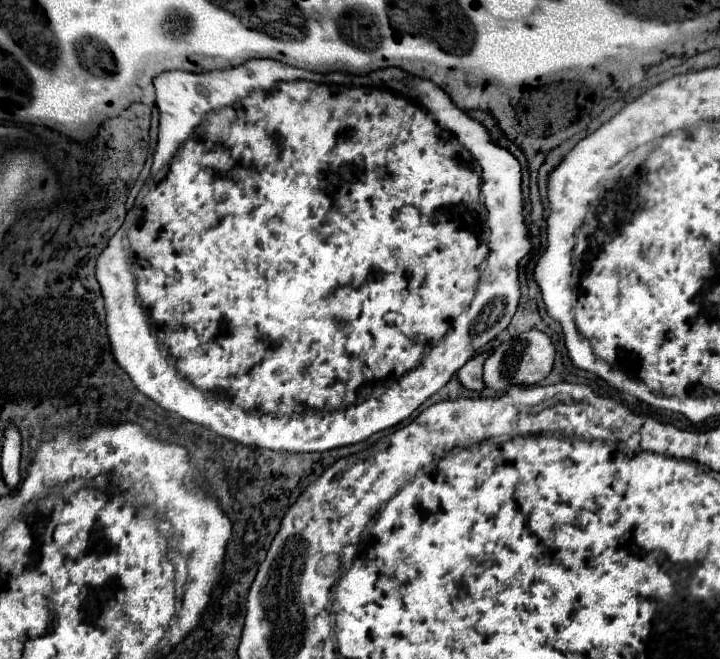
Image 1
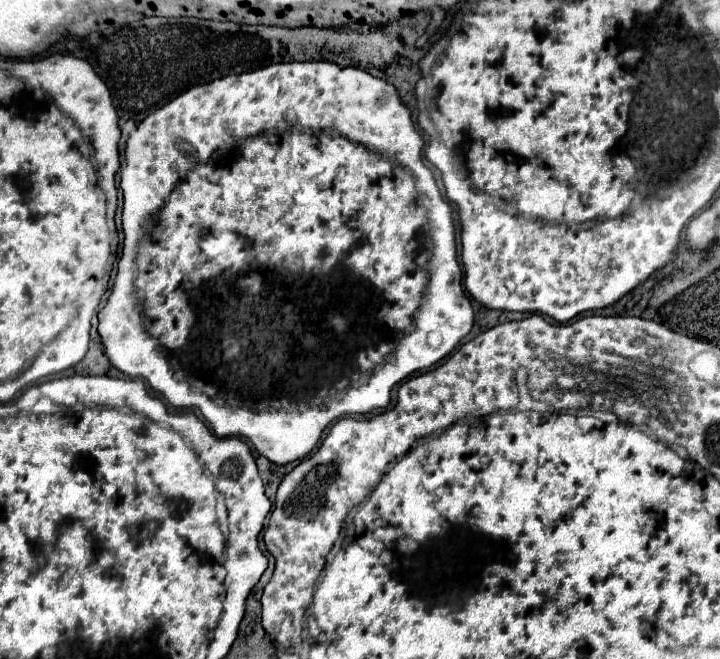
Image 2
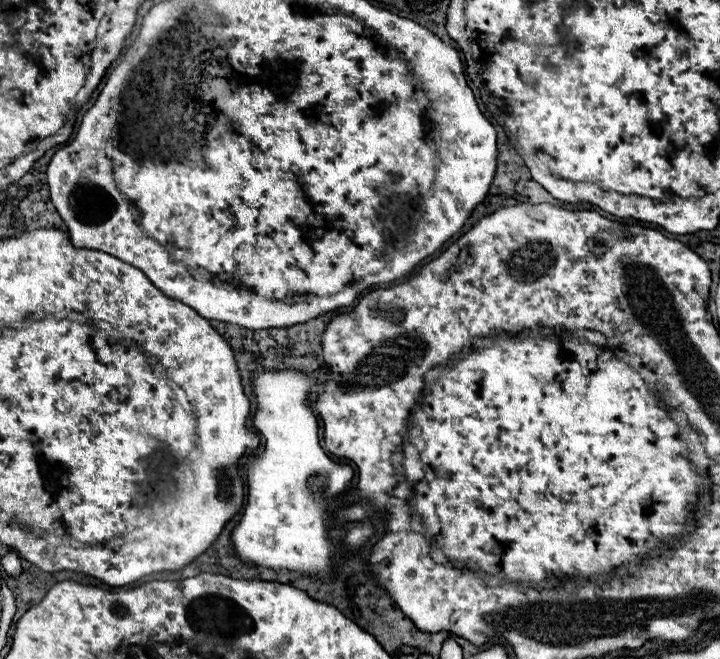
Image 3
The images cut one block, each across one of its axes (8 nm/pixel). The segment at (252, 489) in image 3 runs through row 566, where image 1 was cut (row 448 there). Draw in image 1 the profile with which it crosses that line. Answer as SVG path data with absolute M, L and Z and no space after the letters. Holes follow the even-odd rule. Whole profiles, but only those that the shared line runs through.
M252 58L252 60L248 60L248 64L246 64L246 62L244 62L244 64L240 64L240 66L234 66L234 68L228 68L228 70L214 70L214 72L204 72L204 74L190 74L190 72L178 72L178 70L176 70L176 72L164 72L164 74L160 74L160 76L158 76L158 78L156 78L156 80L154 80L154 88L156 88L156 106L158 106L158 110L160 110L160 132L158 132L158 148L156 148L156 156L154 156L154 164L152 164L152 170L160 170L160 168L162 168L162 166L168 166L168 164L170 164L170 160L172 160L172 158L174 158L174 160L172 160L172 164L170 164L170 166L168 166L168 170L166 170L166 174L162 174L162 176L160 176L160 178L158 178L158 182L156 182L156 188L154 188L154 190L152 190L152 192L150 192L150 194L148 194L148 200L150 200L150 202L148 202L148 204L146 204L146 208L144 208L144 216L142 216L142 220L140 220L140 222L138 222L138 226L136 226L136 228L130 228L130 226L132 226L132 224L136 224L136 210L130 210L130 212L128 212L128 216L126 216L126 220L124 220L124 224L122 224L122 228L120 228L120 230L118 230L118 232L116 232L116 234L114 234L114 236L112 236L112 238L110 238L110 242L108 242L108 246L106 246L106 250L104 250L104 252L102 252L102 254L100 254L100 256L98 256L98 264L96 264L96 280L98 280L98 284L100 284L100 288L102 288L102 296L104 296L104 306L106 306L106 324L108 324L108 336L110 336L110 344L112 344L112 354L114 354L114 358L116 358L116 362L118 362L118 364L120 364L120 368L122 368L122 370L126 370L126 372L128 372L128 376L130 376L130 378L132 378L132 382L134 382L134 386L136 386L136 388L138 388L138 390L140 390L140 392L142 392L142 394L146 394L146 396L148 396L148 398L152 398L152 400L154 400L154 402L156 402L156 404L160 404L160 406L162 406L162 408L164 408L164 410L170 410L170 412L176 412L176 414L180 414L180 416L182 416L182 418L186 418L186 420L190 420L190 422L194 422L194 424L204 424L204 426L208 426L208 428L210 428L210 430L212 430L212 432L216 432L216 434L220 434L220 436L224 436L224 438L230 438L230 440L234 440L234 442L240 442L240 444L246 444L246 446L258 446L258 448L268 448L268 450L286 450L286 452L326 452L326 450L332 450L332 448L340 448L340 446L348 446L348 444L356 444L356 442L362 442L362 440L366 440L366 438L370 438L370 436L372 436L372 434L376 434L376 432L380 432L380 430L386 430L386 428L392 428L392 426L396 426L396 424L400 424L400 422L404 422L404 420L406 420L406 418L410 418L410 414L412 414L412 412L414 412L414 410L416 410L416 408L418 408L418 406L420 406L420 404L422 404L422 402L424 402L424 400L428 400L428 398L430 398L430 396L432 396L432 394L436 394L436 392L438 392L438 390L440 390L440 388L442 388L442 386L444 386L444 384L446 384L446 382L448 382L448 380L450 380L450 378L452 378L452 374L454 374L454 372L458 372L458 370L460 370L460 368L462 368L462 366L464 366L464 364L466 364L466 362L468 362L468 360L470 360L470 358L472 358L472 356L474 356L474 354L476 354L476 350L480 350L480 348L482 348L482 346L484 346L484 344L488 344L488 342L490 342L490 340L494 340L494 338L496 338L496 336L498 336L498 334L500 334L500 332L502 332L502 330L504 330L504 328L506 328L506 326L508 326L508 324L510 324L510 320L512 320L512 316L514 316L514 312L516 312L516 306L518 306L518 298L520 298L520 284L518 284L518 262L520 262L520 258L524 258L524 256L526 256L526 254L528 254L528 252L530 252L530 238L528 238L528 228L526 228L526 224L524 224L524 214L522 214L522 190L520 190L520 182L522 182L522 172L520 172L520 164L518 164L518 160L516 160L516 158L514 158L514 156L512 156L512 154L510 154L510 152L508 152L508 150L506 150L506 148L500 148L500 146L494 146L494 144L492 144L492 142L490 142L490 136L488 136L488 132L486 132L486 128L484 128L484 126L482 126L482 124L480 124L480 122L476 122L476 120L472 120L472 118L470 118L470 116L468 116L468 114L466 114L466 112L462 112L462 110L460 110L460 108L456 108L456 106L454 106L454 104L452 104L452 100L450 100L450 98L448 98L448 94L446 94L446 92L444 92L444 90L442 90L442 88L438 88L438 86L436 86L436 84L434 84L434 82L430 82L430 80L424 80L424 78L418 78L418 80L416 80L416 78L412 78L412 76L408 76L408 74L406 74L406 72L402 72L402 70L400 70L400 68L386 68L386 69L382 69L382 70L376 70L376 72L370 72L370 74L366 74L366 76L352 76L352 74L346 74L346 76L344 76L344 74L340 74L340 72L336 72L336 74L314 74L314 72L308 72L308 70L300 70L300 68L292 68L292 66L286 66L286 64L280 64L280 62L276 62L276 60L258 60L258 58ZM250 62L252 62L252 64L250 64ZM399 76L400 76L400 77L399 77ZM292 80L296 80L296 82L292 82ZM304 80L312 80L312 82L304 82ZM278 82L284 82L284 84L278 84ZM316 82L326 82L326 84L316 84ZM276 84L278 84L278 86L276 86ZM328 84L330 84L330 86L328 86ZM338 84L344 84L344 86L338 86ZM274 86L276 86L276 88L274 88ZM356 86L376 86L376 88L356 88ZM378 86L380 86L380 88L382 88L382 87L383 87L383 88L384 88L384 89L385 89L385 88L386 88L386 89L388 89L388 90L390 90L390 91L391 91L391 92L386 92L386 90L380 90L380 88L378 88ZM270 88L272 88L272 90L270 90ZM252 90L256 90L256 92L252 92ZM264 90L268 90L268 92L264 92ZM393 90L395 90L395 91L397 91L397 92L399 92L399 93L400 93L400 94L410 94L410 96L408 96L408 98L412 98L412 100L408 100L408 98L404 98L404 96L400 96L400 94L394 94L394 92L393 92ZM251 92L252 92L252 94L250 94L250 93L251 93ZM249 94L250 94L250 96L248 96L248 95L249 95ZM244 96L246 96L246 98L244 98ZM242 98L244 98L244 100L242 100ZM240 100L242 100L242 108L240 108L240 106L238 106L238 110L236 110L236 116L234 116L234 118L232 118L232 116L228 116L228 112L230 112L230 110L221 110L221 109L222 109L222 108L224 108L224 107L226 107L226 106L232 106L232 105L233 105L233 104L235 104L235 103L237 103L237 102L239 102L239 101L240 101ZM414 100L418 100L418 102L420 102L420 106L422 106L422 108L418 108L418 104L416 104L416 102L414 102ZM424 108L426 108L426 110L428 110L428 112L426 112L426 110L424 110ZM218 109L219 109L219 110L220 110L220 112L214 112L214 114L210 114L210 116L208 116L208 120L204 120L204 116L206 116L206 114L208 114L208 112L212 112L212 111L216 111L216 110L218 110ZM432 116L434 116L434 118L432 118ZM202 120L204 120L204 124L200 124L200 122L202 122ZM228 122L232 122L232 124L240 124L240 126L238 126L238 130L236 130L236 132L234 132L234 134L232 134L232 136L230 136L230 140L228 140L228 142L224 142L224 140L226 140L226 138L228 138ZM436 122L438 122L438 124L440 124L440 126L438 126L438 124L436 124ZM196 126L198 126L198 128L196 128ZM440 128L444 128L444 130L440 130ZM194 130L196 130L196 132L194 132ZM192 132L194 132L194 134L196 134L196 136L192 136L192 138L190 138L190 134L192 134ZM448 132L452 132L452 134L454 134L454 136L456 136L456 138L458 138L458 140L456 140L456 138L454 138L454 136L452 136L452 142L448 142L448 140L450 140L450 134L448 134ZM458 142L460 142L460 144L462 144L462 146L464 146L464 148L466 148L466 150L468 150L468 152L470 152L470 154L472 154L472 156L474 156L474 158L476 158L476 162L478 162L478 164L480 164L480 168L482 168L482 190L480 190L480 172L478 172L478 170L476 170L476 166L468 166L468 162L464 162L464 160L462 160L462 156L458 156L458 154L460 154L460 152L462 152L462 146L460 146L460 144L458 144ZM178 148L180 148L180 150L178 150ZM176 152L178 152L178 154L176 154ZM174 154L176 154L176 156L174 156ZM514 164L516 164L516 166L514 166ZM512 168L514 168L514 170L512 170ZM346 172L348 172L348 174L346 174ZM480 192L482 192L482 196L484 196L484 206L486 206L486 210L488 210L488 228L490 228L490 256L488 256L488 260L486 260L486 266L484 266L484 270L482 270L482 276L480 276L480 270L478 270L478 268L480 268L480 264L482 264L482 258L486 258L486 246L482 246L482 242L480 242L480 240L478 240L478 236L476 236L476 234L474 234L474 232L472 232L472 220L474 220L474 218L476 218L476 214L474 214L474 212L476 212L476 204L478 204L478 196L480 196ZM128 228L130 228L130 230L128 230ZM126 232L128 232L128 240L130 240L130 244L128 244L128 245L129 245L129 246L128 246L128 248L126 248L126 246L127 246L127 244L124 244L124 236L126 236ZM478 278L480 278L480 282L478 282ZM476 284L478 284L478 290L476 290ZM474 292L476 292L476 296L474 296ZM138 294L140 294L140 298L138 298ZM472 296L474 296L474 300L472 300ZM470 302L472 302L472 304L470 304ZM468 304L470 304L470 308L468 308ZM142 306L144 306L144 308L146 308L146 310L148 310L148 314L150 314L150 322L152 322L152 326L154 326L154 330L156 330L156 334L158 334L158 338L160 338L160 342L162 342L162 344L164 344L164 346L166 346L166 349L165 349L165 348L164 348L164 346L162 346L162 344L160 344L160 342L158 342L158 338L156 338L156 336L154 336L154 334L152 334L152 330L150 330L150 322L148 322L148 316L146 316L146 312L144 312L144 310L142 310ZM466 308L468 308L468 310L466 310ZM464 310L466 310L466 312L464 312ZM460 312L462 312L462 314L460 314ZM456 316L458 316L458 318L456 318ZM454 320L456 320L456 324L454 324ZM452 324L454 324L454 328L452 328L452 330L450 330L450 326L452 326ZM448 330L450 330L450 332L448 332ZM446 332L448 332L448 334L446 334ZM444 334L446 334L446 336L444 336ZM442 336L444 336L444 340L442 340ZM438 340L440 340L440 344L438 344ZM436 344L438 344L438 346L436 346ZM432 346L434 346L434 350L430 350L430 348L432 348ZM166 350L168 350L168 352L170 352L170 354L169 354L169 353L168 353L168 352L166 352ZM426 350L430 350L430 354L428 354L428 358L424 358L424 352L426 352ZM422 358L424 358L424 360L422 360ZM420 360L422 360L422 364L420 364ZM416 364L420 364L420 366L416 366ZM176 368L178 368L178 370L176 370ZM412 368L414 368L414 370L412 370ZM408 370L412 370L412 372L408 372ZM180 372L182 372L182 374L184 374L184 376L186 376L186 378L184 378L184 376L182 376L182 374L180 374ZM390 372L392 372L392 380L396 380L396 378L400 378L400 376L402 376L402 374L404 374L404 372L406 372L406 374L404 374L404 376L402 376L402 378L400 378L400 380L396 380L396 382L394 382L394 384L392 384L392 386L388 386L388 388L386 388L386 392L384 392L384 394L382 394L382 396L380 396L380 398L375 398L375 397L370 397L370 398L368 398L368 399L367 399L367 394L366 394L366 396L365 396L365 398L366 398L366 400L365 400L365 399L364 399L364 397L363 397L363 390L364 390L364 389L363 389L363 388L367 388L367 385L371 385L371 383L366 383L366 382L372 382L372 380L382 380L382 378L384 378L384 376L388 376L388 374L390 374ZM188 378L190 378L190 380L188 380ZM192 384L194 384L194 386L192 386ZM365 384L366 384L366 385L365 385ZM196 386L198 386L198 388L196 388ZM211 390L212 390L212 394L211 394ZM356 399L357 399L357 401L356 401ZM232 402L234 402L234 404L232 404ZM236 404L238 404L238 406L236 406ZM240 406L242 406L242 408L246 408L246 410L248 410L248 412L246 412L246 410L242 410L242 408L240 408ZM341 406L342 406L342 408L341 408ZM336 408L340 408L340 410L336 410Z

